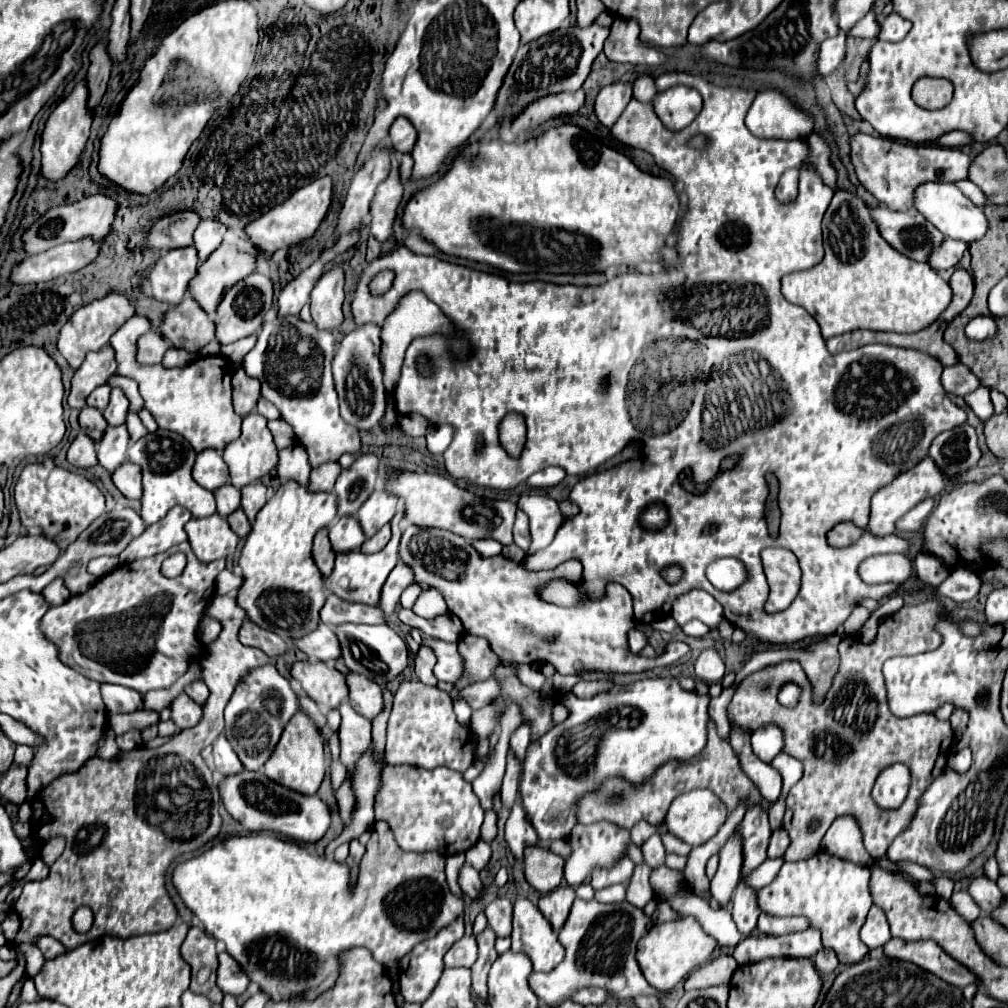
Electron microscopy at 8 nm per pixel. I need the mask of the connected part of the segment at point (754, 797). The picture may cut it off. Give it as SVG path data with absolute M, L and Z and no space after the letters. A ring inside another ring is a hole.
M712 720L708 722L707 731L707 747L703 747L703 751L701 751L701 755L697 755L697 759L689 759L689 763L665 763L649 779L645 779L645 783L641 783L639 787L631 787L627 783L623 783L621 787L615 787L615 785L605 781L599 789L581 795L577 801L577 821L581 825L589 825L589 823L595 823L599 819L605 819L605 821L617 823L619 827L627 827L627 829L631 829L639 821L647 821L651 825L661 825L671 801L677 795L691 791L691 787L707 787L713 793L717 793L723 799L723 803L727 805L729 813L739 803L745 803L747 809L759 805L761 809L769 811L771 803L759 793L757 785L741 771L741 763L739 763L733 747L729 745L727 739L719 737L717 727ZM613 791L621 791L623 801L609 803L607 797Z

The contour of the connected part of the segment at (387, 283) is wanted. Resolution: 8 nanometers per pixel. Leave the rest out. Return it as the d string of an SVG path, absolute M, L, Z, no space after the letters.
M383 271L383 273L379 273L379 275L373 279L371 291L373 291L373 293L385 293L385 291L391 287L391 283L393 283L393 273L391 273L391 271Z

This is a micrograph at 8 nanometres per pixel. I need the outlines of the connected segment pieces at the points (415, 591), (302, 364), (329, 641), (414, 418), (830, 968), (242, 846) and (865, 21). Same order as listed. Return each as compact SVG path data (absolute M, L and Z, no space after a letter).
M416 582L408 586L405 591L403 591L403 595L401 595L401 607L405 609L412 609L415 601L423 591L423 588L417 584Z
M289 315L265 323L257 345L243 359L245 373L261 381L261 395L277 405L281 417L293 427L297 439L307 447L311 467L337 461L343 453L359 455L361 447L359 431L349 427L339 415L339 401L331 375L333 345L333 331L321 331L313 321L305 323L299 315Z
M321 625L313 635L305 635L305 639L299 639L295 643L307 657L319 659L319 661L335 661L339 657L339 641L335 633Z
M403 415L399 417L399 425L405 431L405 435L411 437L425 437L431 431L429 421L421 419L421 415Z
M821 949L817 955L815 955L815 967L821 971L821 973L833 973L837 969L839 961L837 961L837 955L835 951L831 949Z
M375 821L373 829L375 835L371 835L367 851L361 857L355 885L347 885L351 877L347 863L313 855L305 847L275 835L247 835L217 841L203 855L179 863L173 873L173 885L185 905L201 919L205 931L225 943L227 953L271 1001L287 1001L289 997L305 997L311 1001L321 991L329 991L337 981L341 967L339 955L343 951L367 947L373 959L387 969L397 969L399 961L417 943L437 935L441 927L453 923L465 909L463 897L453 895L445 881L445 857L435 851L425 851L425 855L401 851L385 821Z
M869 11L853 29L847 31L847 37L865 37L873 39L879 33L879 23L875 21L875 15Z

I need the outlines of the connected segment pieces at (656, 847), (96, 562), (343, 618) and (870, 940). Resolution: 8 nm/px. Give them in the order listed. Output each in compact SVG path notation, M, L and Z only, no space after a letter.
M657 833L641 845L641 851L643 851L645 863L647 863L651 869L665 865L665 849L663 849L661 837L659 837Z
M101 556L92 559L87 567L87 571L96 576L102 577L110 573L113 569L119 566L119 558L111 556Z
M327 593L325 605L321 607L321 621L329 625L341 625L341 623L385 623L385 617L377 607L361 605L345 601L333 593Z
M873 905L869 915L867 915L867 921L865 921L863 929L861 929L861 941L869 949L877 949L877 947L883 947L889 939L891 939L891 931L889 931L887 917L881 911L881 907Z

